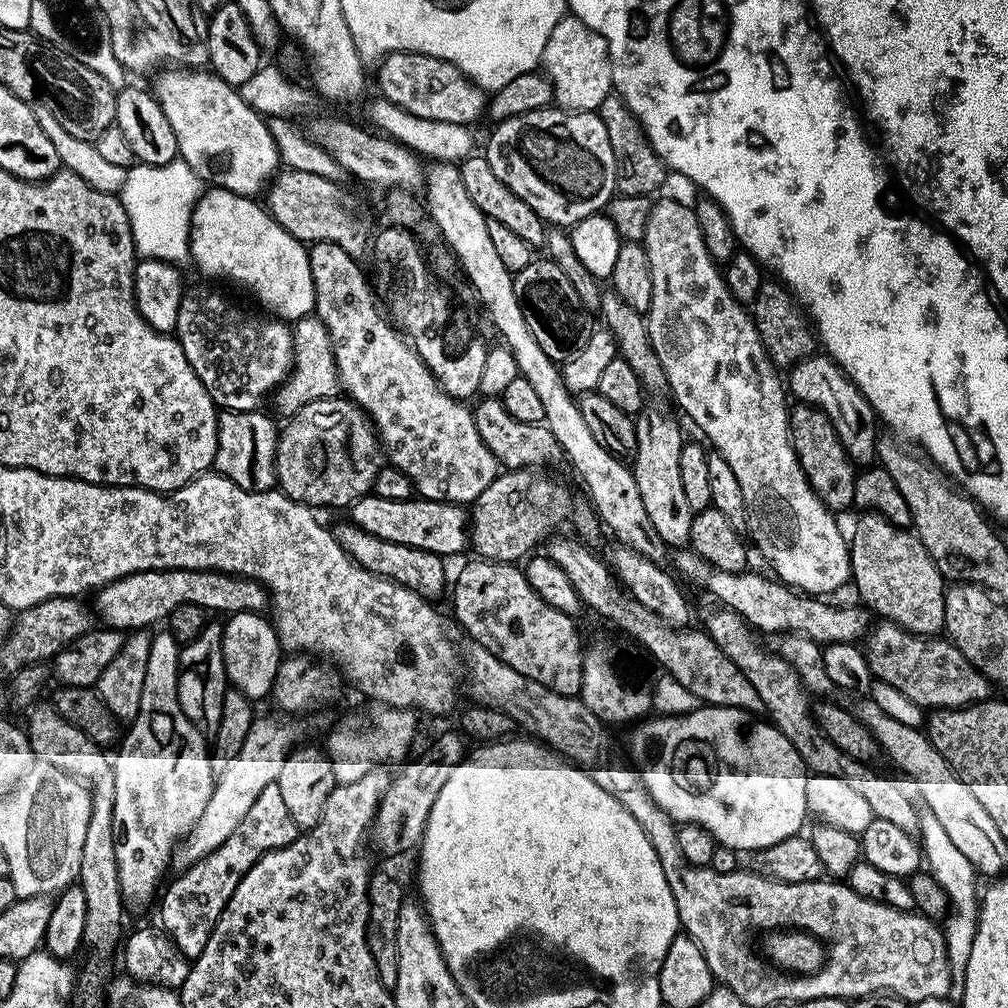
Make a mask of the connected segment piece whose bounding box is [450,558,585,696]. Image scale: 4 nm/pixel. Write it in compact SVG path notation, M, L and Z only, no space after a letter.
M472 558L472 561L456 576L456 585L451 585L452 608L456 611L456 620L473 636L479 647L490 650L510 670L518 670L534 682L542 682L550 690L563 696L579 696L582 686L582 666L584 665L585 645L580 644L580 632L573 617L554 610L530 586L523 571L516 564L495 564L492 560Z

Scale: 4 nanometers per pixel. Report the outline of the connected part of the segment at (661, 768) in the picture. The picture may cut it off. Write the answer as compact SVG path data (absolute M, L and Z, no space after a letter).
M697 706L692 712L687 712L685 716L656 714L651 718L645 718L629 731L633 732L628 736L629 753L627 752L627 755L630 757L636 771L640 773L642 782L650 796L654 798L654 802L658 802L658 806L662 806L662 810L666 810L668 817L676 821L677 825L697 824L702 826L706 830L710 830L710 834L716 840L717 845L733 848L737 854L745 854L744 852L753 854L762 851L766 847L772 847L783 839L797 835L802 829L800 827L803 826L804 819L809 819L810 816L806 806L806 782L809 773L805 769L798 750L794 750L794 746L776 729L775 724L765 722L763 719L761 719L762 721L756 719L760 718L753 718L749 713L736 708Z

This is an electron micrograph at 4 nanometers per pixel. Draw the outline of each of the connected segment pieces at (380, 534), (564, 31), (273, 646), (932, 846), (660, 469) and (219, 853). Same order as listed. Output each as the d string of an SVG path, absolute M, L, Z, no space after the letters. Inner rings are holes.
M369 494L354 501L350 506L351 512L351 523L366 530L366 534L374 534L374 538L382 538L386 542L433 552L441 558L456 556L463 548L467 549L470 544L470 516L458 504L447 504L441 500L423 498L391 500Z
M564 15L558 22L558 26L554 26L554 30L550 30L550 38L546 38L546 50L542 54L540 64L544 75L554 85L555 103L565 112L596 112L602 106L602 101L607 96L613 95L612 61L608 58L606 42L602 36L594 30L590 30L590 26L586 26L586 22L582 22L577 16Z
M258 612L231 613L224 624L224 637L220 643L229 685L246 694L253 702L259 702L271 693L282 659L280 637L273 621L264 618Z
M927 810L920 813L920 830L918 838L922 843L922 856L926 861L927 871L938 882L938 886L948 895L949 909L942 920L942 931L946 942L946 954L952 971L951 995L956 998L964 995L964 979L966 978L966 962L970 962L970 950L974 946L976 920L980 916L978 903L978 888L976 880L978 873L970 858L962 855L962 850L950 842L946 830L942 830L938 818Z
M645 407L635 417L635 422L636 455L631 457L630 467L634 482L638 482L638 491L642 493L646 514L665 545L687 545L694 514L686 502L686 494L682 491L682 470L678 470L678 458L682 458L686 437L680 433L679 422L664 408Z
M274 783L266 786L262 794L258 794L258 802L246 810L246 818L238 822L238 830L222 842L210 854L206 854L200 860L195 860L189 868L179 873L180 877L169 886L163 889L160 900L159 927L172 939L187 956L189 961L197 960L206 950L206 942L218 922L218 918L224 913L224 907L230 902L238 882L268 852L286 847L294 842L298 835L298 829L294 818L290 818L290 810L286 810L286 801L282 799L282 790Z

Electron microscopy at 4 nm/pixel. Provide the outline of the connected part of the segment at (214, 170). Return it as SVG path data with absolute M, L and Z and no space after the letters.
M170 70L162 75L154 87L156 101L166 114L166 122L174 129L178 142L178 156L190 166L205 185L225 188L237 192L239 196L255 197L255 192L263 193L266 185L275 177L281 167L279 152L274 138L267 129L268 121L255 112L240 96L237 89L231 88L211 70Z

